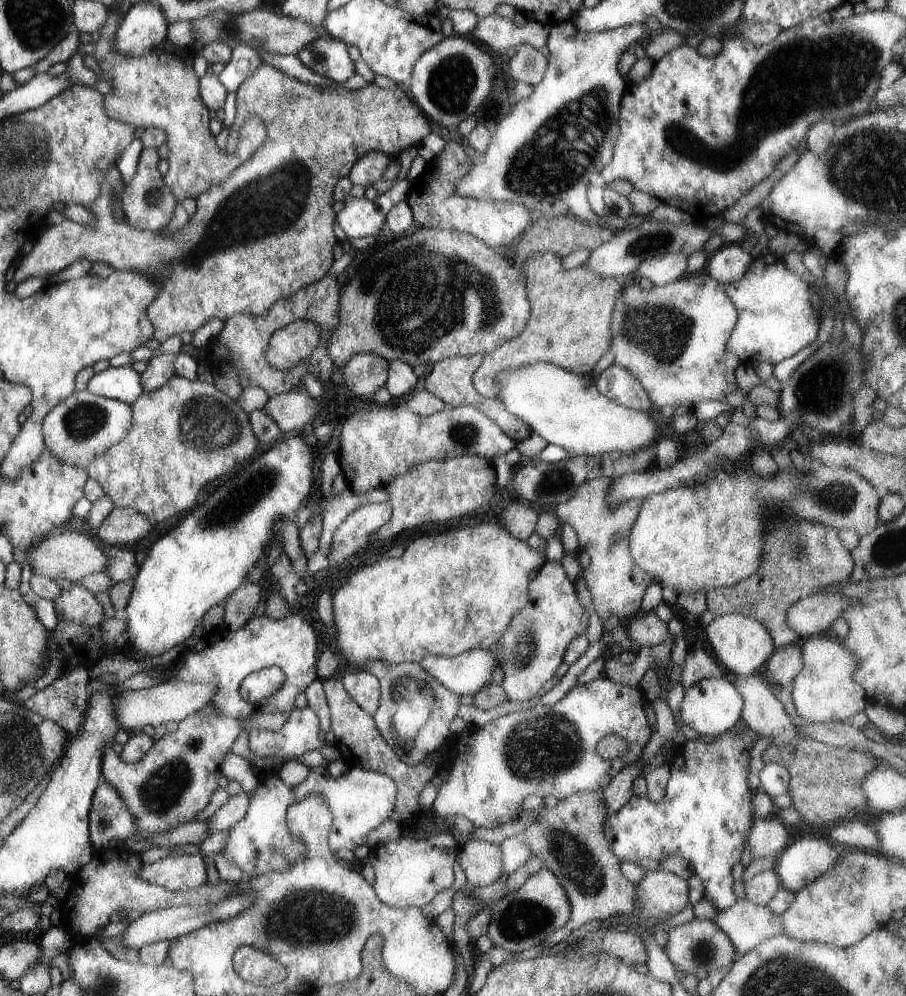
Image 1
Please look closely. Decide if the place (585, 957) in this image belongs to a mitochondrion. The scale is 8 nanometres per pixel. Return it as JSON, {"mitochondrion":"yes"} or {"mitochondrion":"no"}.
{"mitochondrion":"no"}

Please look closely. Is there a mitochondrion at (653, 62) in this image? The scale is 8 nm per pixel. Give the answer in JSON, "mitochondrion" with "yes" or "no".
{"mitochondrion":"no"}

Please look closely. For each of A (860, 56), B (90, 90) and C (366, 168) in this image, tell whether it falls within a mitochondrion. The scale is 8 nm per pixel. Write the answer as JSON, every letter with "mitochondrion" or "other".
{"A":"mitochondrion","B":"other","C":"other"}

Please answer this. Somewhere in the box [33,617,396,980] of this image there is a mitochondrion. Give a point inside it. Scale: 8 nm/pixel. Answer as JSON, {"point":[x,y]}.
{"point":[311,918]}

